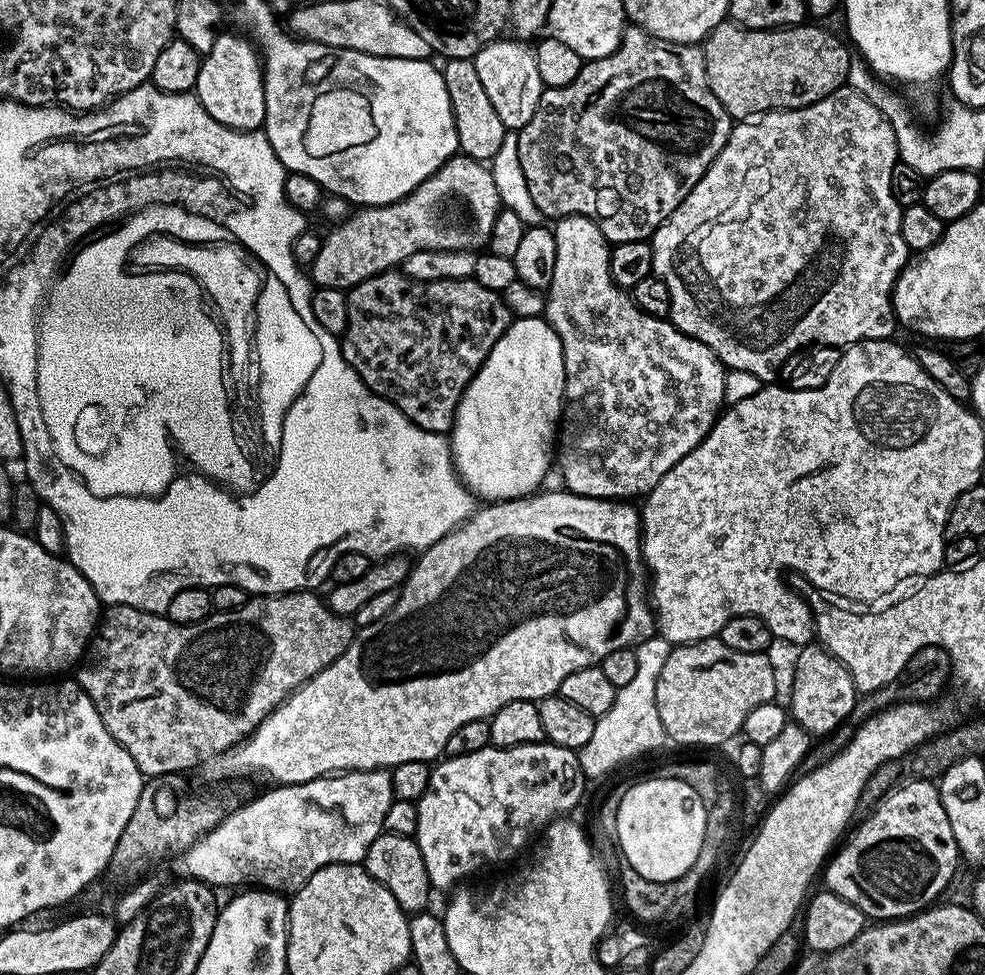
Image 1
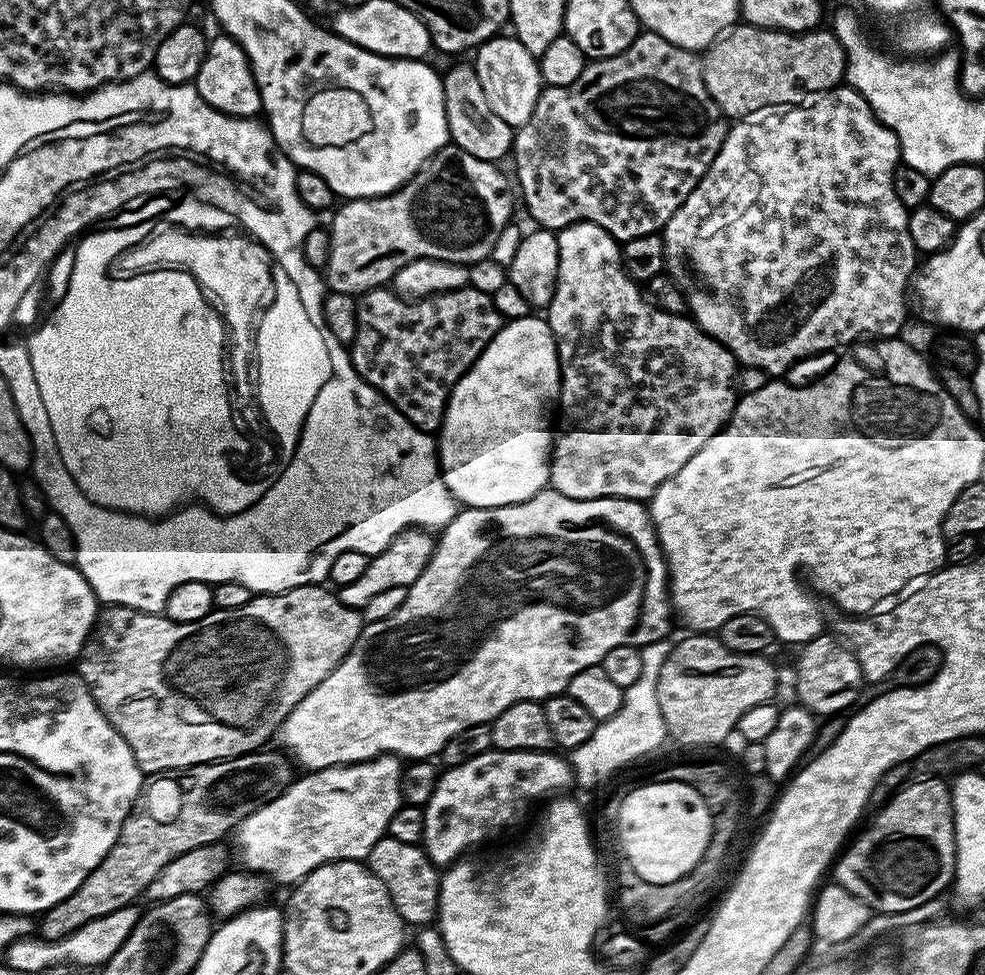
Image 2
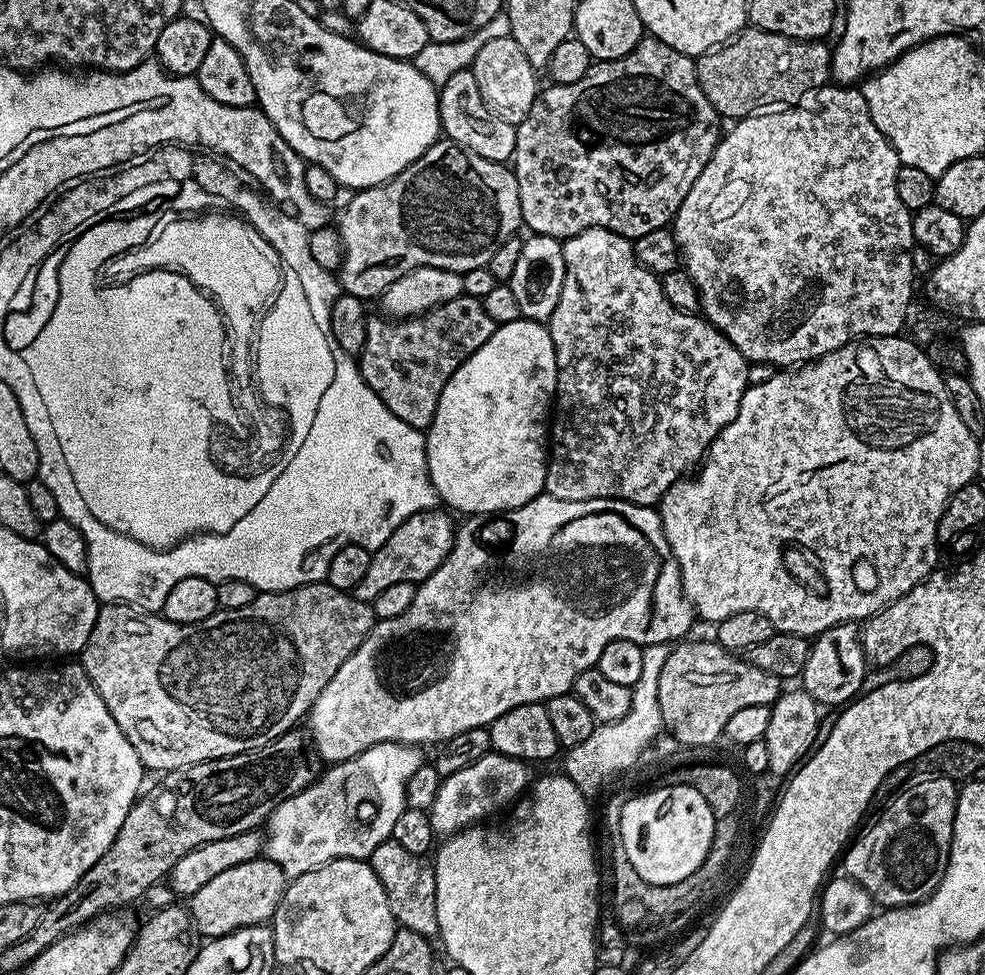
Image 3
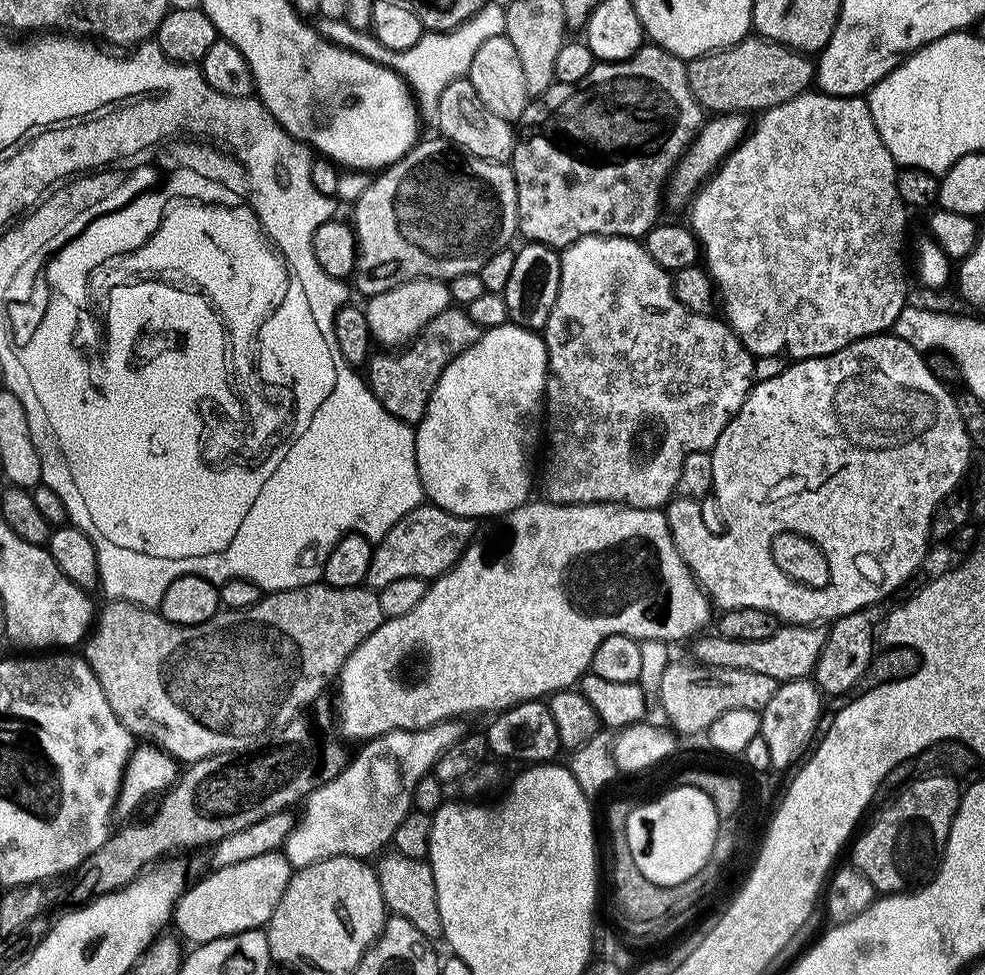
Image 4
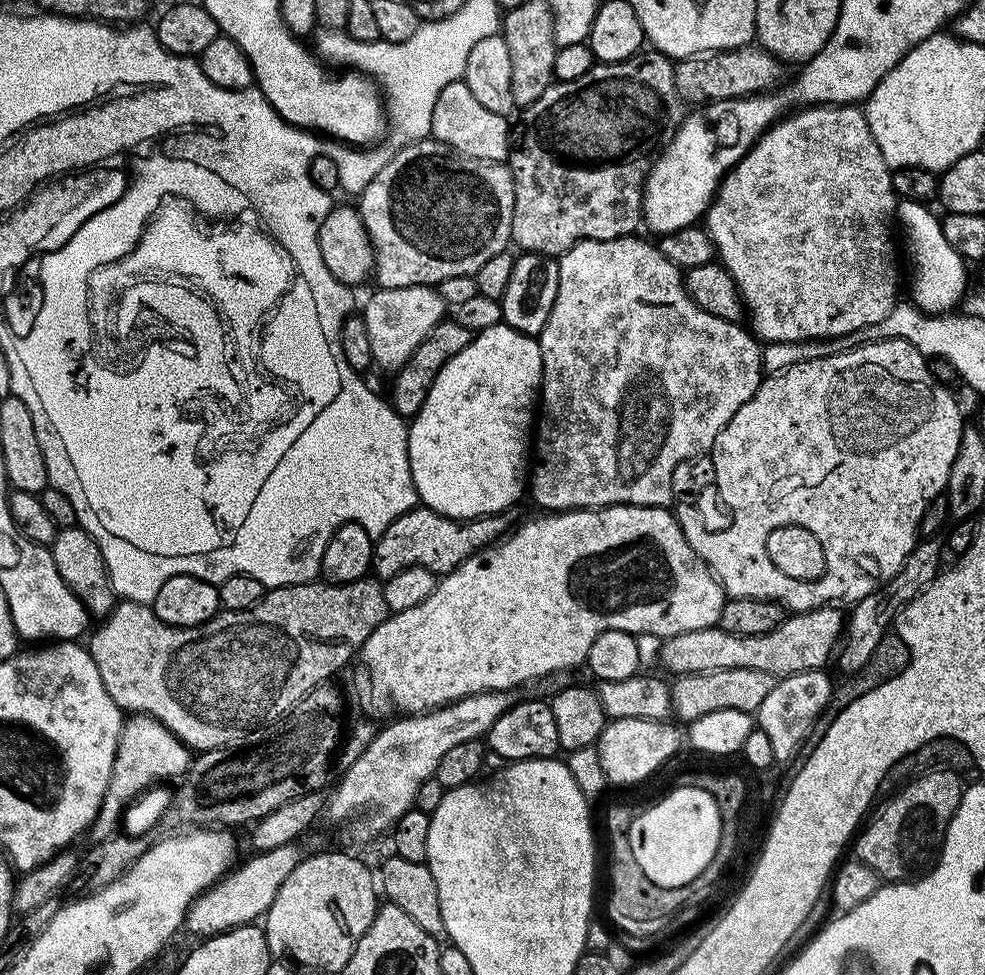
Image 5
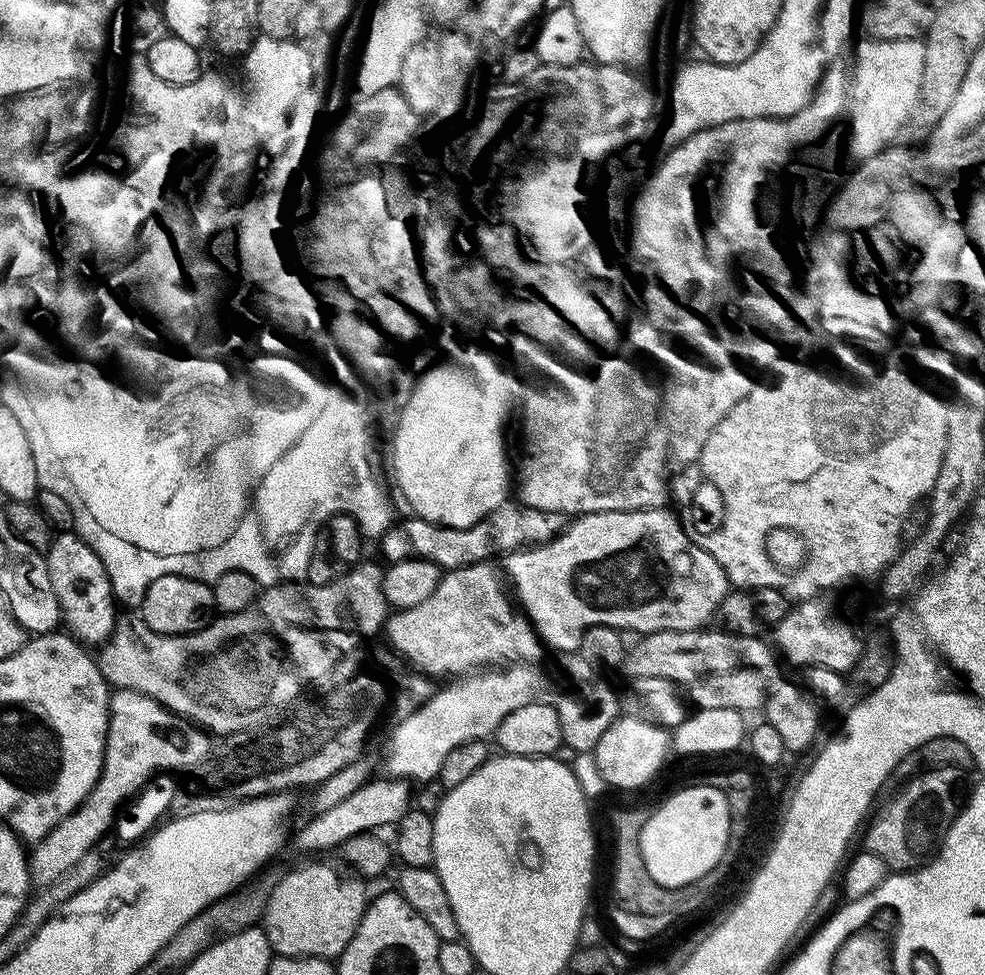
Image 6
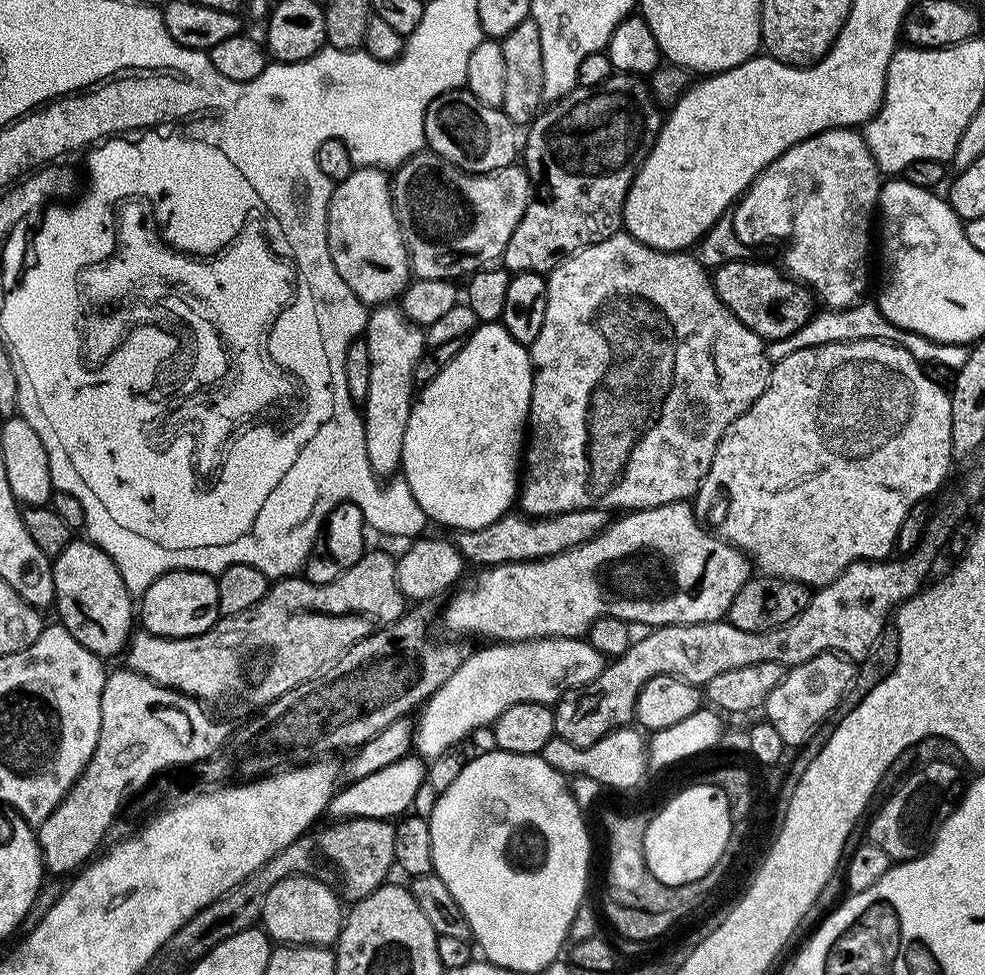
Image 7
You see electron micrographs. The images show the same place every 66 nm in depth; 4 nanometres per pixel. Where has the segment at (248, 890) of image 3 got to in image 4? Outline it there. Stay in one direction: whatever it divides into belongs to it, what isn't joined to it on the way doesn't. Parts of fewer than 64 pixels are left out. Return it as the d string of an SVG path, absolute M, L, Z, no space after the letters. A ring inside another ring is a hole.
M270 851L248 861L213 869L204 880L194 886L189 885L179 897L173 908L173 925L178 926L179 935L186 942L188 940L196 946L236 933L261 929L273 916L293 871L283 851Z

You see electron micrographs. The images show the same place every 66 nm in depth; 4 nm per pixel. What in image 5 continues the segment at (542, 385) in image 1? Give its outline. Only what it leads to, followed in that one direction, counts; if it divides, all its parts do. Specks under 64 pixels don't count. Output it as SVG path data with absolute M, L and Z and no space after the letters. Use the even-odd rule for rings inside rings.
M503 322L475 333L472 341L461 352L454 354L454 358L450 358L450 362L446 362L446 366L442 366L442 370L432 379L432 385L428 387L426 402L422 402L422 406L417 410L416 415L411 417L410 423L406 428L412 485L416 487L416 495L423 507L455 520L472 520L476 516L494 516L503 513L505 510L508 510L508 507L523 492L525 495L526 477L530 472L530 445L534 440L534 412L532 416L532 403L537 403L543 378L544 363L540 353L539 339L522 334L518 330L511 328L509 324Z

